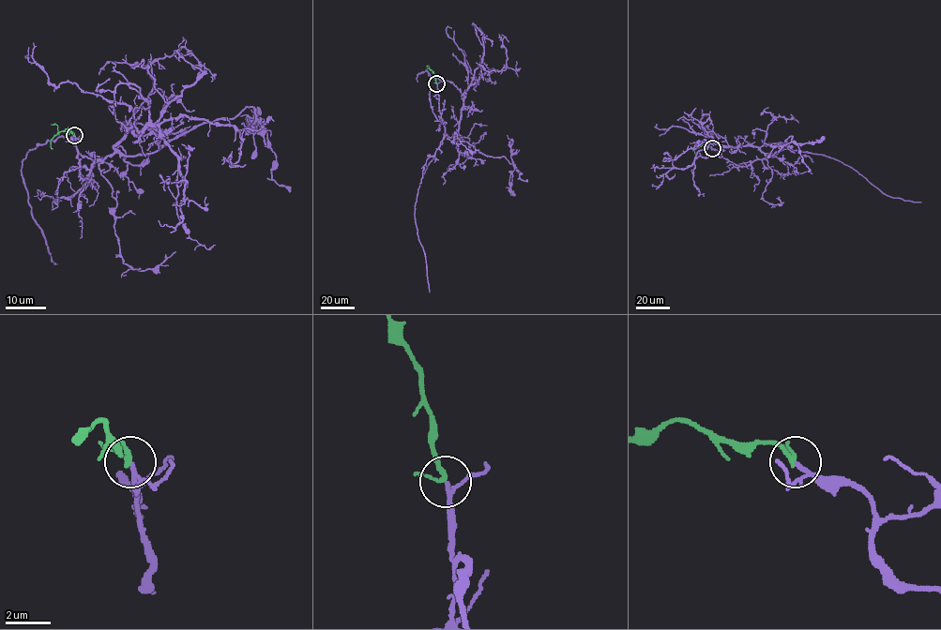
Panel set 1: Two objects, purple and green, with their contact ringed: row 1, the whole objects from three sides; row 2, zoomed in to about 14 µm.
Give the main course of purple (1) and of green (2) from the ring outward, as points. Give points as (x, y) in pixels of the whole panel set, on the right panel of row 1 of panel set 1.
1: (712, 147), (720, 157), (741, 166), (772, 157), (783, 149), (821, 154), (852, 167), (886, 195), (921, 202)
2: (712, 147), (700, 145), (694, 148), (695, 154)

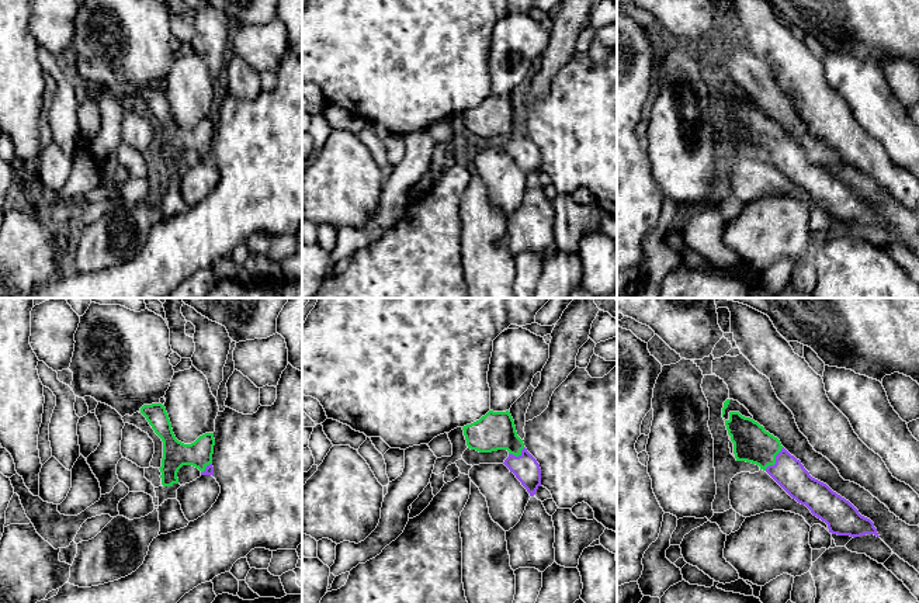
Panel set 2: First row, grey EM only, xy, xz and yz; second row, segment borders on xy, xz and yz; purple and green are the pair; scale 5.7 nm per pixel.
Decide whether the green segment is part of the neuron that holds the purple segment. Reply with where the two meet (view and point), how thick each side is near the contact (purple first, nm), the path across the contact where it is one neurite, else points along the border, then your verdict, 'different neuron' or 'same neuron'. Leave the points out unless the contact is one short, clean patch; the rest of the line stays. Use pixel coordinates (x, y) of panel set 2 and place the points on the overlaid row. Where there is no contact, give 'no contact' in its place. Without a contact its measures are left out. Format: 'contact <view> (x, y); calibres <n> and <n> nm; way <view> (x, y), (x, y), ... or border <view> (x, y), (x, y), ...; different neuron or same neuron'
contact yz (776, 460); calibres 180 and 220 nm; way yz (789, 472), (776, 460), (752, 443); same neuron

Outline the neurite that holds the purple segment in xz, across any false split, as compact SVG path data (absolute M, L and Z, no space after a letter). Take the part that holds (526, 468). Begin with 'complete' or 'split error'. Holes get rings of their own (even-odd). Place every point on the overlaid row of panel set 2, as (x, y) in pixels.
split error; M489 410L479 420L462 427L467 446L479 453L507 450L504 465L516 475L530 496L541 486L541 468L517 436L514 420L509 410Z

